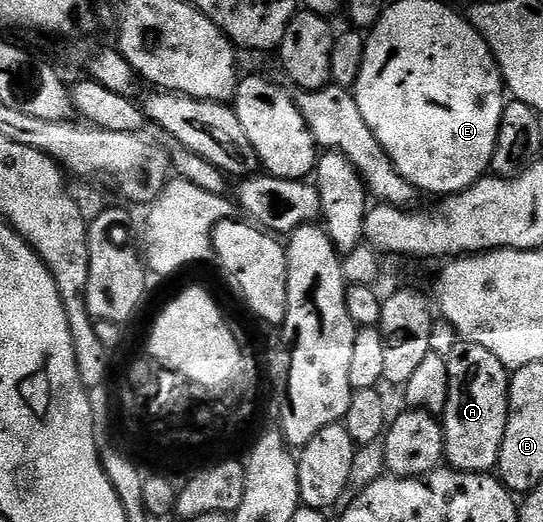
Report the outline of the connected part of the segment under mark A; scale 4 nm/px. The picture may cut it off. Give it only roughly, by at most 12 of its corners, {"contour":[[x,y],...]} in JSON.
{"contour":[[484,345],[446,358],[442,436],[456,471],[498,466],[510,377]]}

